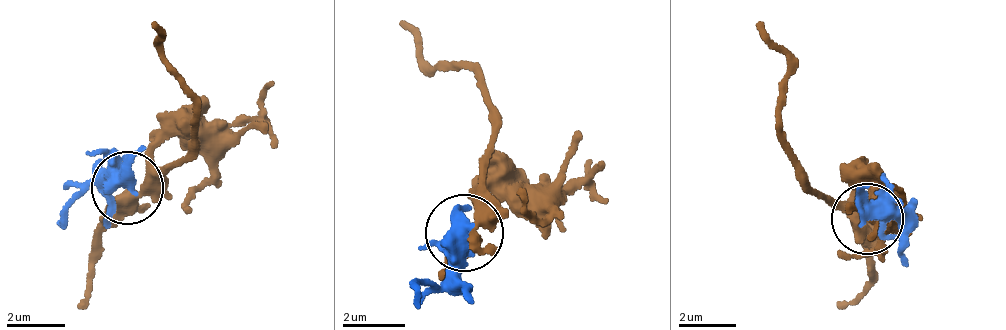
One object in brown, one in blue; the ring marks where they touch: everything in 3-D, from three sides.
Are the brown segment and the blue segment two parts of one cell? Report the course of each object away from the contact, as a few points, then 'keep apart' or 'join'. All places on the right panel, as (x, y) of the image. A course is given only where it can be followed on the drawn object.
brown via (869, 220), (811, 187), (783, 138), (790, 60), (757, 22) | blue via (869, 220), (904, 217), (885, 223), (895, 236) | join

